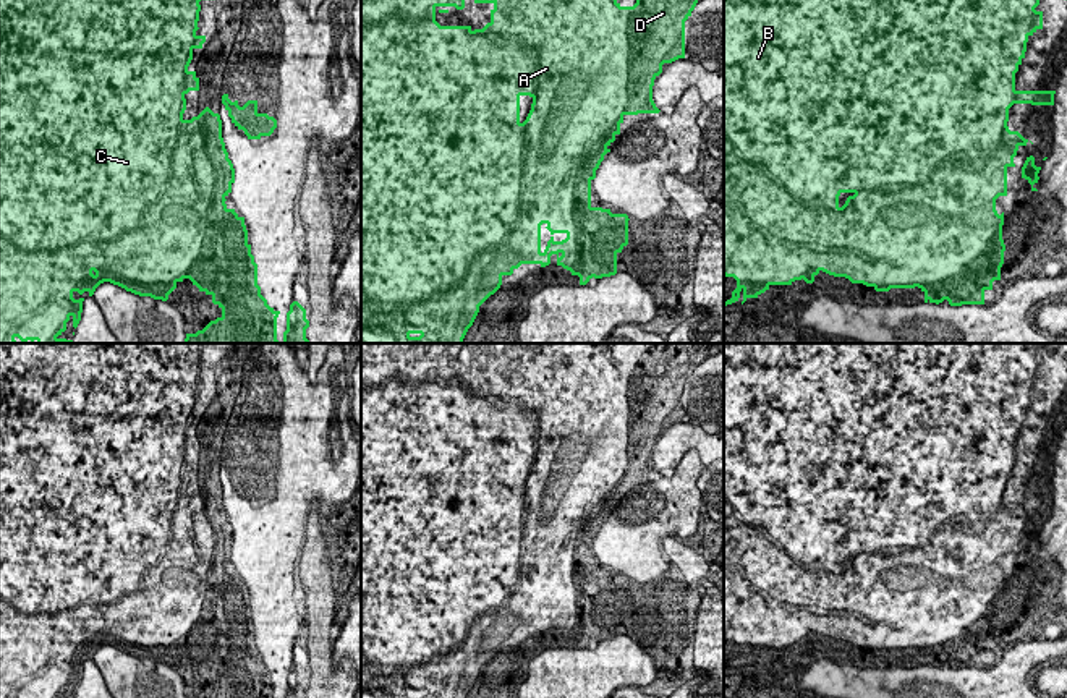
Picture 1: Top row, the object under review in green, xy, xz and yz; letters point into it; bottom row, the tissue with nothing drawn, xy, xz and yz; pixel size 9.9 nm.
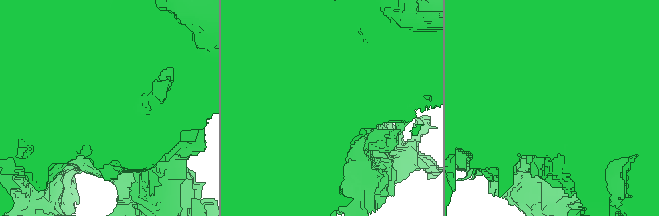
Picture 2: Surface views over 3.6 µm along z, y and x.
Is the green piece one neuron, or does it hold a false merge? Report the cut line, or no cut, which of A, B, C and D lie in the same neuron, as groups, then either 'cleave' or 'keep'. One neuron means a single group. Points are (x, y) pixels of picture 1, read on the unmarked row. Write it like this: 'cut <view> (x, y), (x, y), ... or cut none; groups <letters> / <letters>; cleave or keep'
cut none; groups A B C D; keep

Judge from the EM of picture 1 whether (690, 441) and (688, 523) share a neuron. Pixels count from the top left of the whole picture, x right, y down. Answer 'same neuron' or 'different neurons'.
different neurons

